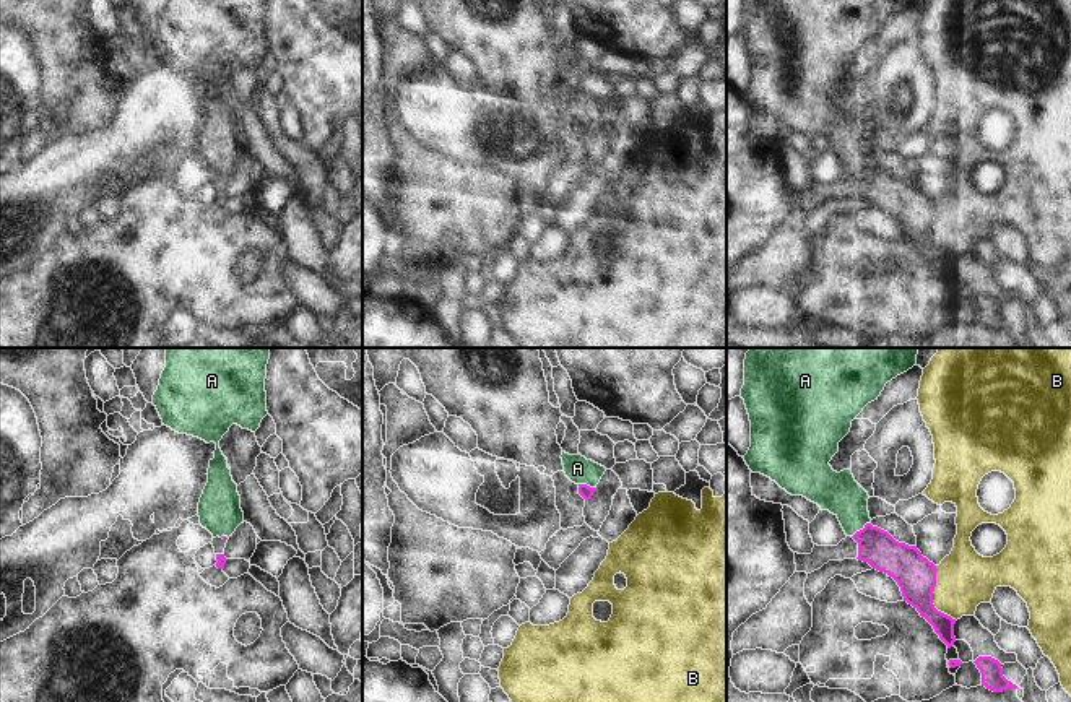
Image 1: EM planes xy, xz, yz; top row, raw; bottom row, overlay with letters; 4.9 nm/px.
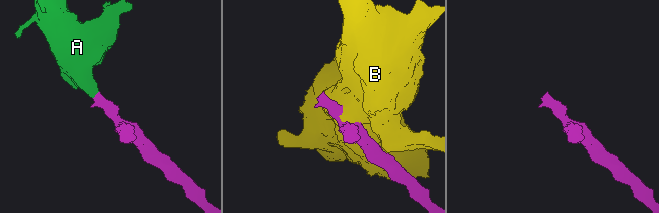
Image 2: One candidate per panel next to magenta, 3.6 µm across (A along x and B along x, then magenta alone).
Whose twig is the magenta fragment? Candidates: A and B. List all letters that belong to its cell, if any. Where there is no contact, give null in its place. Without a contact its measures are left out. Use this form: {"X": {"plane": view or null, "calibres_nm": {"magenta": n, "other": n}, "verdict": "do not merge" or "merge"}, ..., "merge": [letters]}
{"A": {"plane": "yz", "calibres_nm": {"magenta": 180, "other": 200}, "verdict": "merge"}, "B": {"plane": "yz", "calibres_nm": {"magenta": 200, "other": 280}, "verdict": "do not merge"}, "merge": ["A"]}

